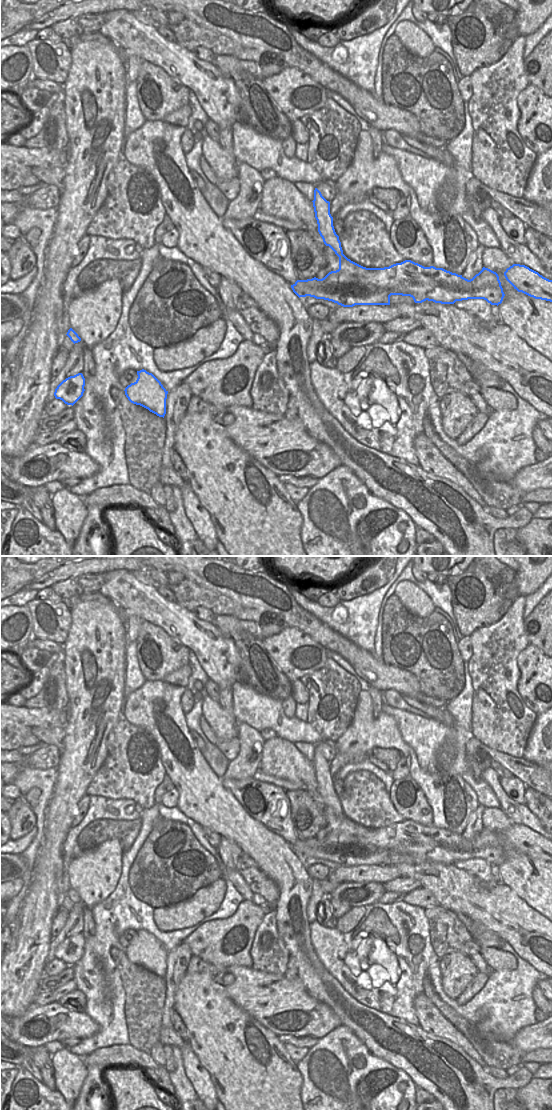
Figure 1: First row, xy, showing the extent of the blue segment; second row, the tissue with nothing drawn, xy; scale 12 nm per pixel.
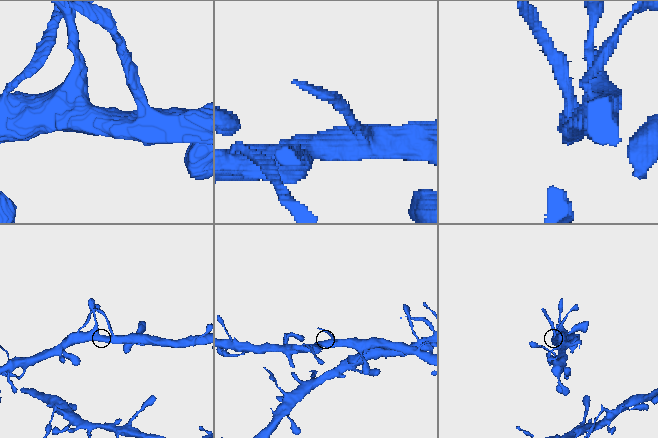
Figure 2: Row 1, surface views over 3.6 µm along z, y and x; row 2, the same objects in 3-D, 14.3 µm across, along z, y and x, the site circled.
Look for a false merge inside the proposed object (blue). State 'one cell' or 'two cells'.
two cells

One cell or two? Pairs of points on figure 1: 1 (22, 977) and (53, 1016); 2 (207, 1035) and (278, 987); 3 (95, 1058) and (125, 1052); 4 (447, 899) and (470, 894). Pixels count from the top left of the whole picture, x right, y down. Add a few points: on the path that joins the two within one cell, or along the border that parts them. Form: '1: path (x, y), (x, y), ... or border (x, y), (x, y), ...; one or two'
1: border (33, 1002), (21, 1015), (14, 1017); two
2: border (227, 994), (262, 1025); two
3: path (102, 1056), (118, 1055); one
4: path (453, 894), (464, 894); one

